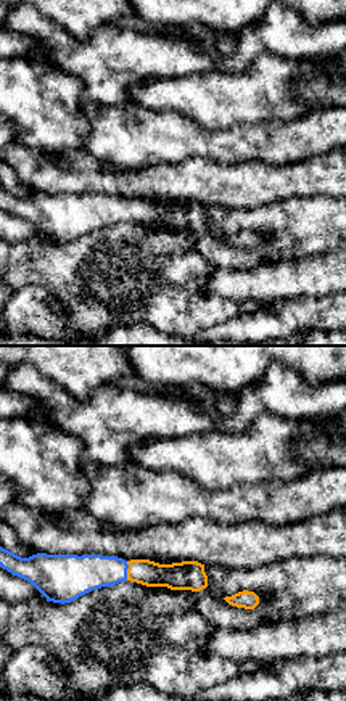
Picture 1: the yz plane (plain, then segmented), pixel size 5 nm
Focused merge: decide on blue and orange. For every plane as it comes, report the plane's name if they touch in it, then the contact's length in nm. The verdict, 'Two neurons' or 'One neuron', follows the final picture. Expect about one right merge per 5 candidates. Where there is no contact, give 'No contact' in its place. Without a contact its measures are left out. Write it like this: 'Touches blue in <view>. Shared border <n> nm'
Touches blue in yz. Shared border 100 nm

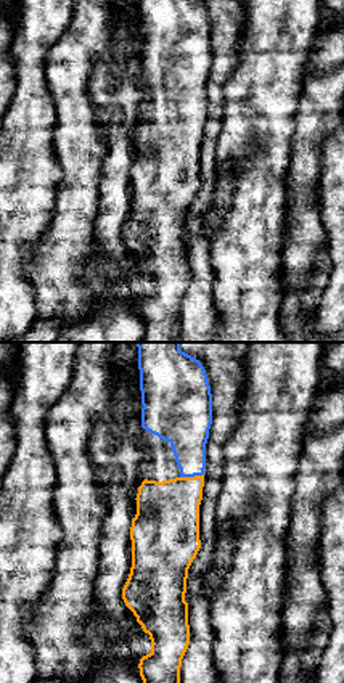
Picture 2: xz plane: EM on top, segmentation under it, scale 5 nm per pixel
Touches blue in xz. Shared border 110 nm

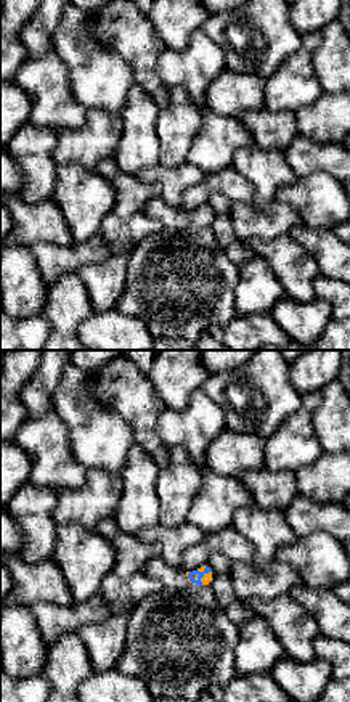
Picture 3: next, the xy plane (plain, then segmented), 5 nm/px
Touches blue in xy. Shared border 100 nm

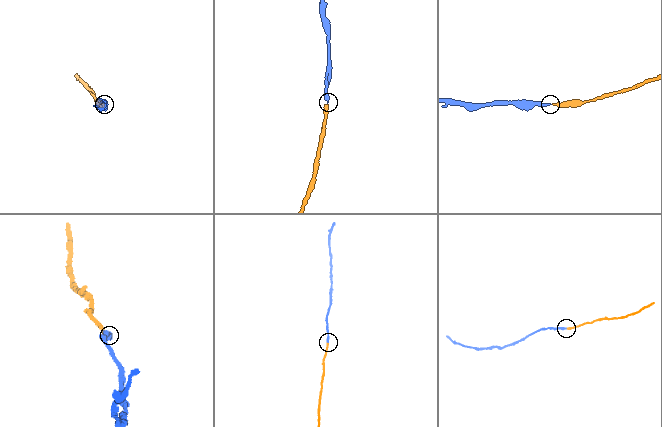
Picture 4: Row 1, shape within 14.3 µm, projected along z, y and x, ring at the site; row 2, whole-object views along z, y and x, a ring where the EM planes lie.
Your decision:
One neuron

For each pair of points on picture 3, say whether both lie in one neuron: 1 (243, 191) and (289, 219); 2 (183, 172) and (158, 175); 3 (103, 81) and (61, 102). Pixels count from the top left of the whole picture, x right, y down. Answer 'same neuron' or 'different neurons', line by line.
1: different neurons
2: same neuron
3: different neurons

